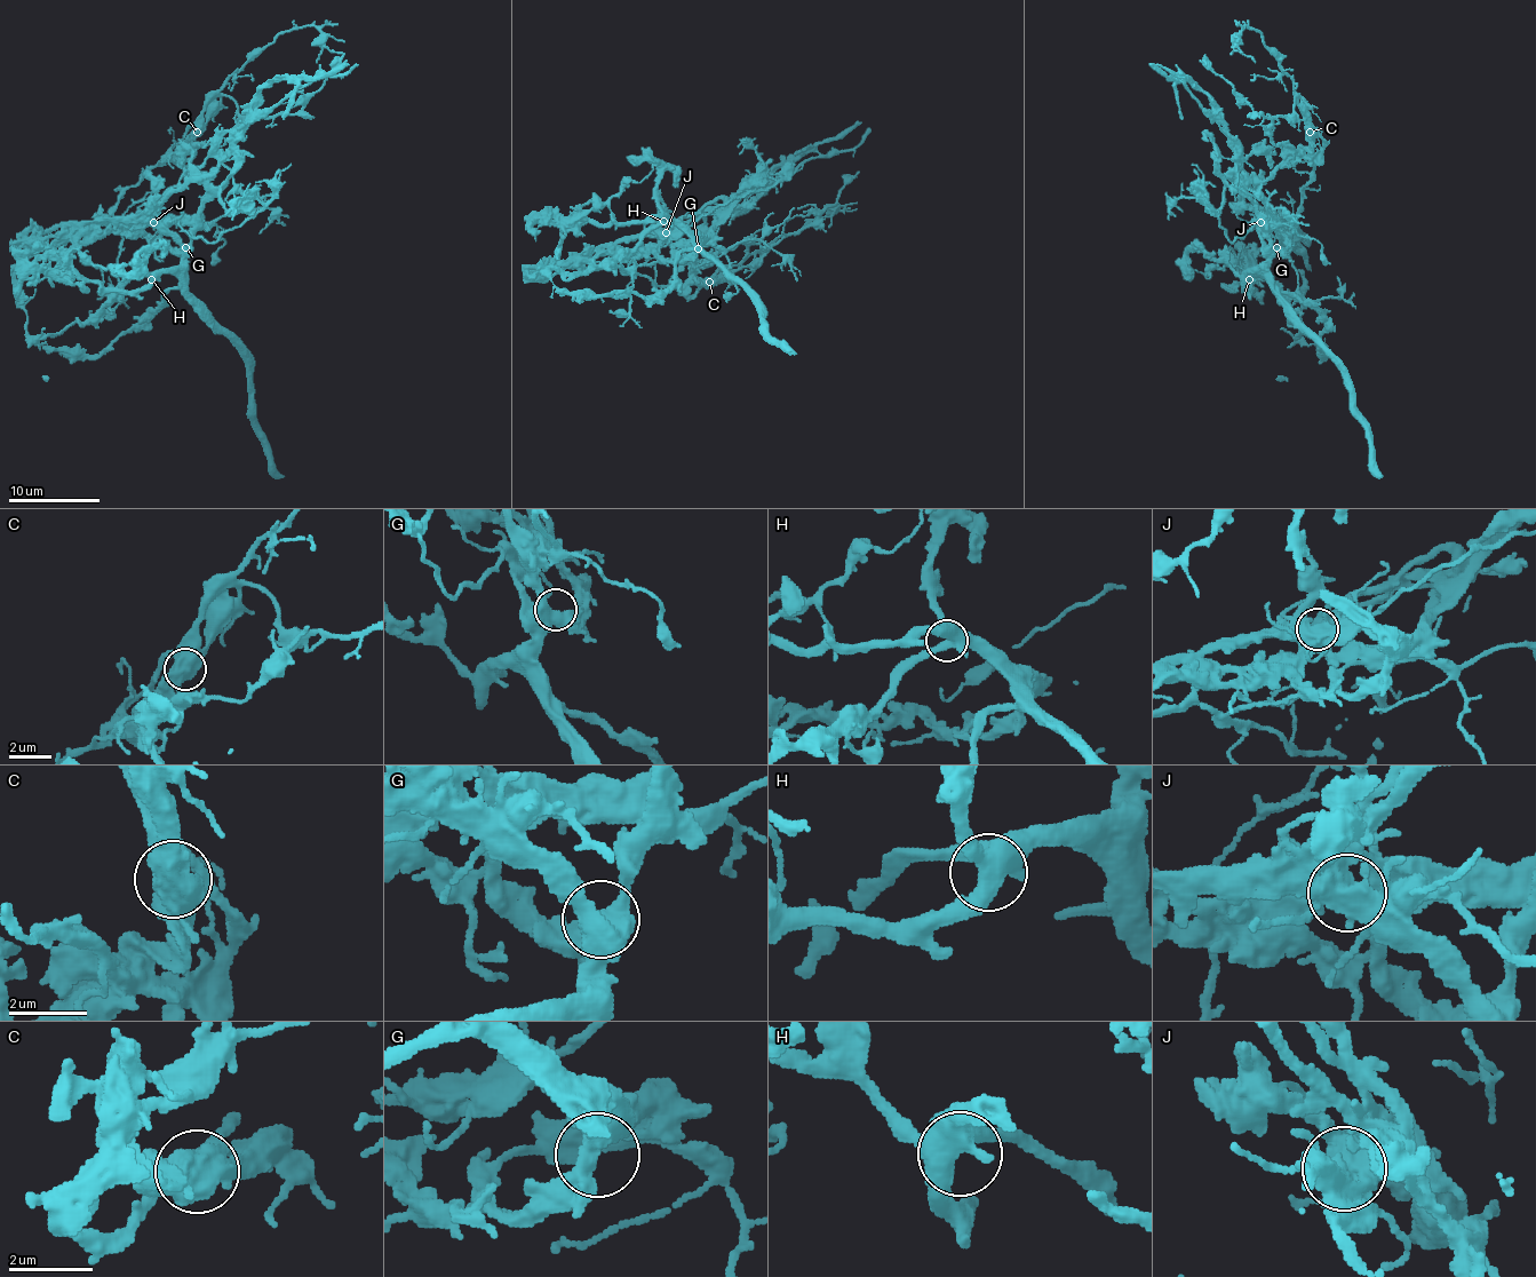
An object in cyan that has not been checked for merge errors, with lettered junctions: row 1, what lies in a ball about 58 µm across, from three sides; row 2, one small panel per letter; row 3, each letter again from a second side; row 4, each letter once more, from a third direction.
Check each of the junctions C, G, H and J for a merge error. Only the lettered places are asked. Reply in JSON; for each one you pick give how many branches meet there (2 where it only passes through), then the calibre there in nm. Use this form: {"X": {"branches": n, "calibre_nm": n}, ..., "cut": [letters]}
{"C": {"branches": 4, "calibre_nm": 650}, "J": {"branches": 4, "calibre_nm": 550}, "cut": ["C", "J"]}

